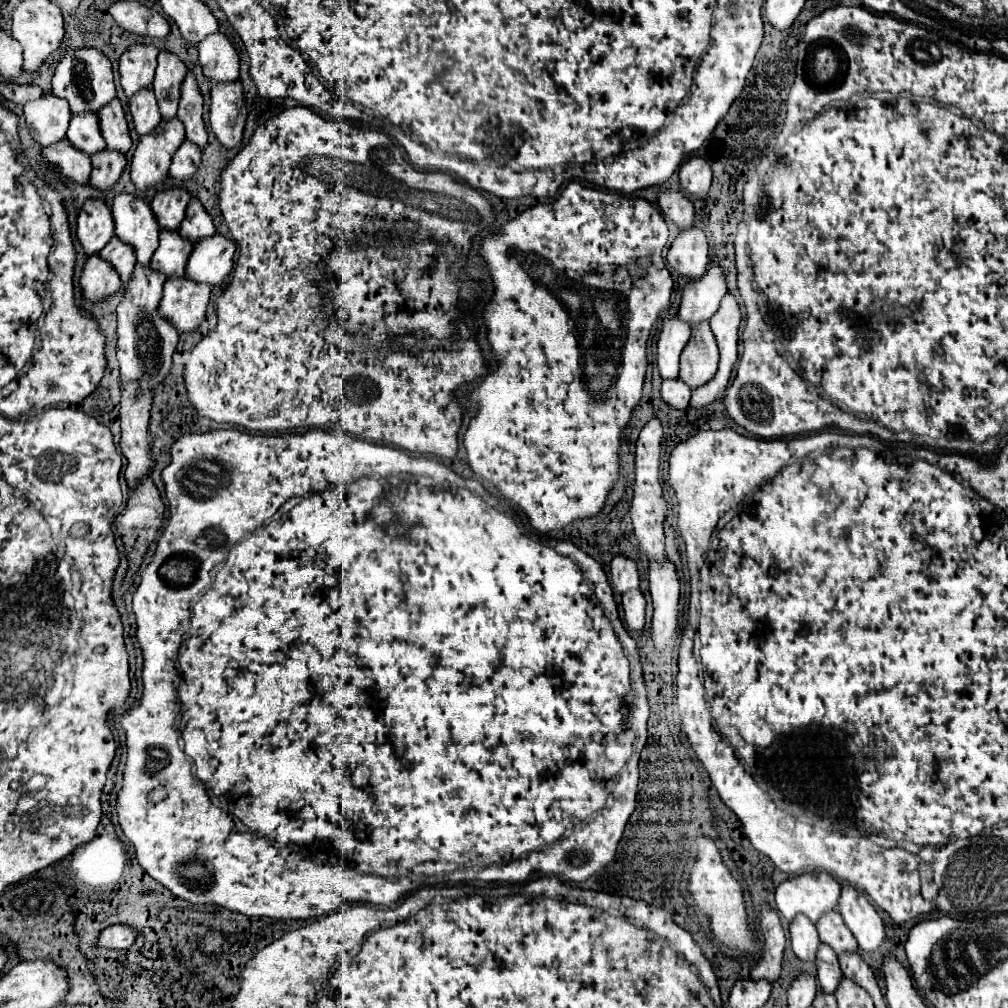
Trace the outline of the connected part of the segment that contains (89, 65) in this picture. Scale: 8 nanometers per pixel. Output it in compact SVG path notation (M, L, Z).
M82 48L82 50L68 50L52 78L52 90L58 98L68 100L72 114L88 114L88 112L98 112L106 104L110 104L116 98L116 88L114 88L114 74L112 74L112 64L110 60L94 50L94 48Z

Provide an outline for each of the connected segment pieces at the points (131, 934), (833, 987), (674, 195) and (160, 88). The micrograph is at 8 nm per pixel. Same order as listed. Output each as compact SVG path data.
M114 924L106 930L102 930L102 934L98 936L96 948L104 948L104 950L122 950L132 946L136 938L136 932L130 926L124 924Z
M820 944L816 966L818 966L818 982L820 982L822 990L826 994L834 994L838 990L838 986L842 984L844 974L840 970L840 964L838 964L836 954L826 944Z
M662 192L658 204L662 214L672 220L678 230L690 230L694 226L694 206L682 192Z
M170 52L158 54L158 68L152 90L156 94L160 114L164 120L172 120L180 102L180 86L186 78L186 66L182 60Z

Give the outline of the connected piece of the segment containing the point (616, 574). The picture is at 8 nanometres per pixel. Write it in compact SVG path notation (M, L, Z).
M616 556L610 562L610 584L616 592L624 594L632 588L638 588L638 570L636 570L636 562L626 558L626 556Z

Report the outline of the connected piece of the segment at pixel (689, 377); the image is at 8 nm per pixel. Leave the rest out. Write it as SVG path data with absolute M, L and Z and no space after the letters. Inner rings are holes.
M708 324L692 328L692 338L680 356L680 380L692 390L712 380L718 370L718 346Z

